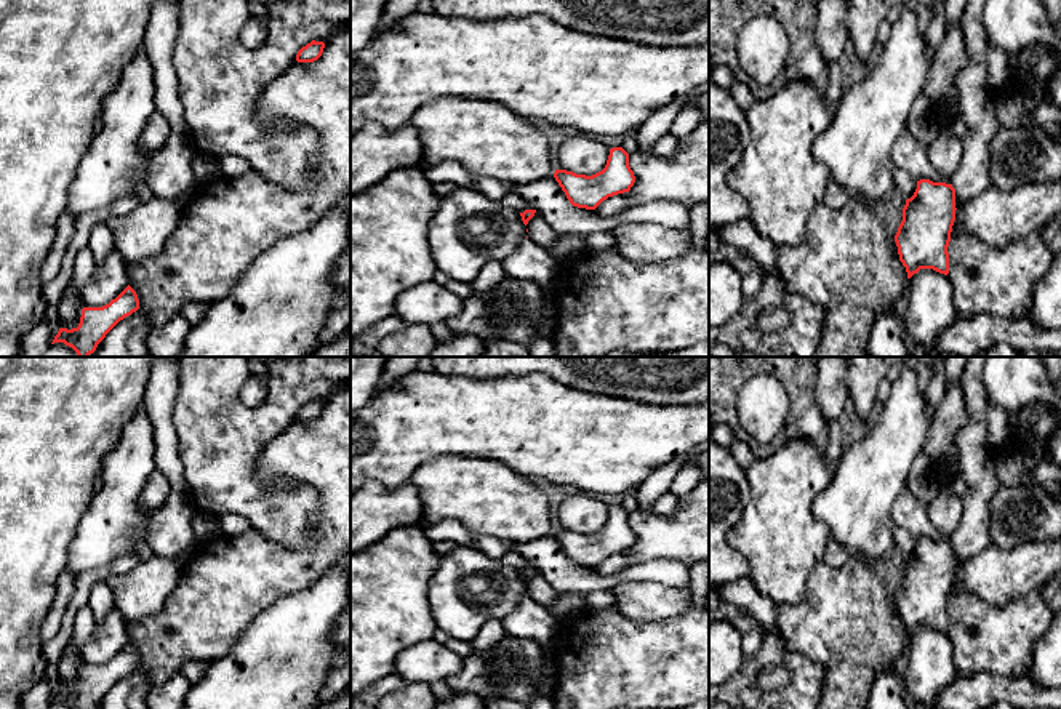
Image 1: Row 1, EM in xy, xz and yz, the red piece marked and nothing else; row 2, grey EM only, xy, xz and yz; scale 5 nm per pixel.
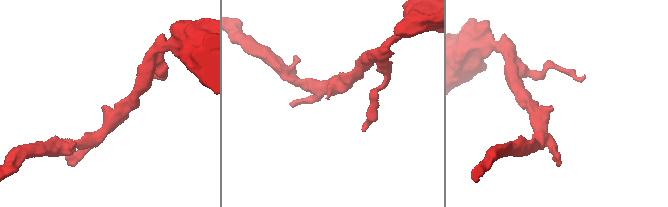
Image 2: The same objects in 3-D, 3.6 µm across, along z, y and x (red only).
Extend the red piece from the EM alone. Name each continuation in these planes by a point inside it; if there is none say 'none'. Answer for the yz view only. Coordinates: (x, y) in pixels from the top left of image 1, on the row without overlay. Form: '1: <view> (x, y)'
1: yz (972, 536)

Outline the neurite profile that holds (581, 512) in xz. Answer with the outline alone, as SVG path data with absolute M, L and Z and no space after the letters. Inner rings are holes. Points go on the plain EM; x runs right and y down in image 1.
M576 491L560 504L554 519L557 528L592 535L605 527L608 514L607 504L587 493Z

